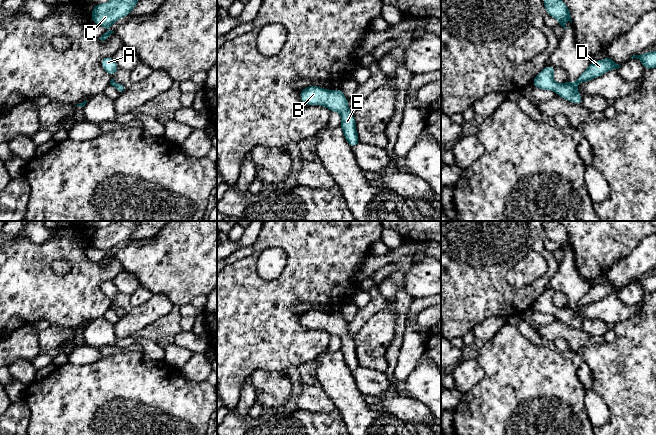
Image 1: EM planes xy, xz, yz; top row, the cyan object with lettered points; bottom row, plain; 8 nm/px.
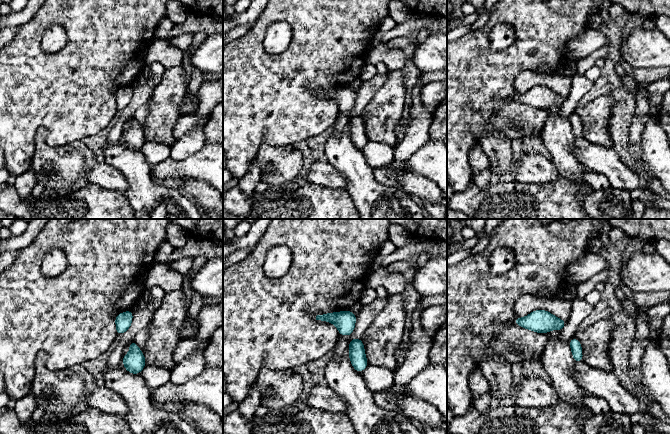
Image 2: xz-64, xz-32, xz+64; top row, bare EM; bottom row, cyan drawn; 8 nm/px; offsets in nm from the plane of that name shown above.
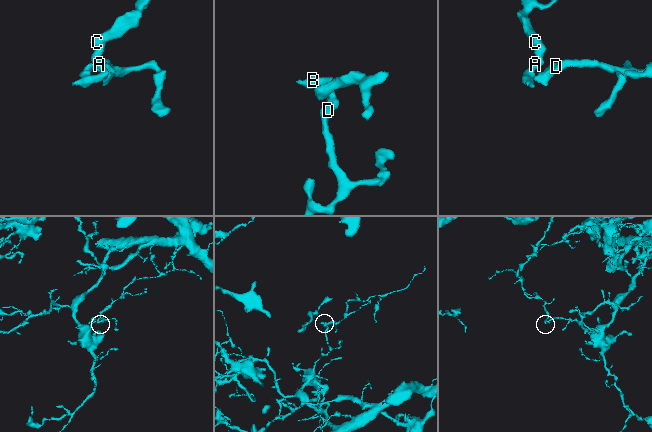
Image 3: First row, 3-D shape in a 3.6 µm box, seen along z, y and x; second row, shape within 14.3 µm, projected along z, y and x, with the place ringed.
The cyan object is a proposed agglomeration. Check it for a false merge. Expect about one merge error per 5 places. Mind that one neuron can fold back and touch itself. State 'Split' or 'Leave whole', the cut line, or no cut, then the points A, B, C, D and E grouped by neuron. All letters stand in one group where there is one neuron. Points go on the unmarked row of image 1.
Leave whole. No split. Groups: A B C D E

